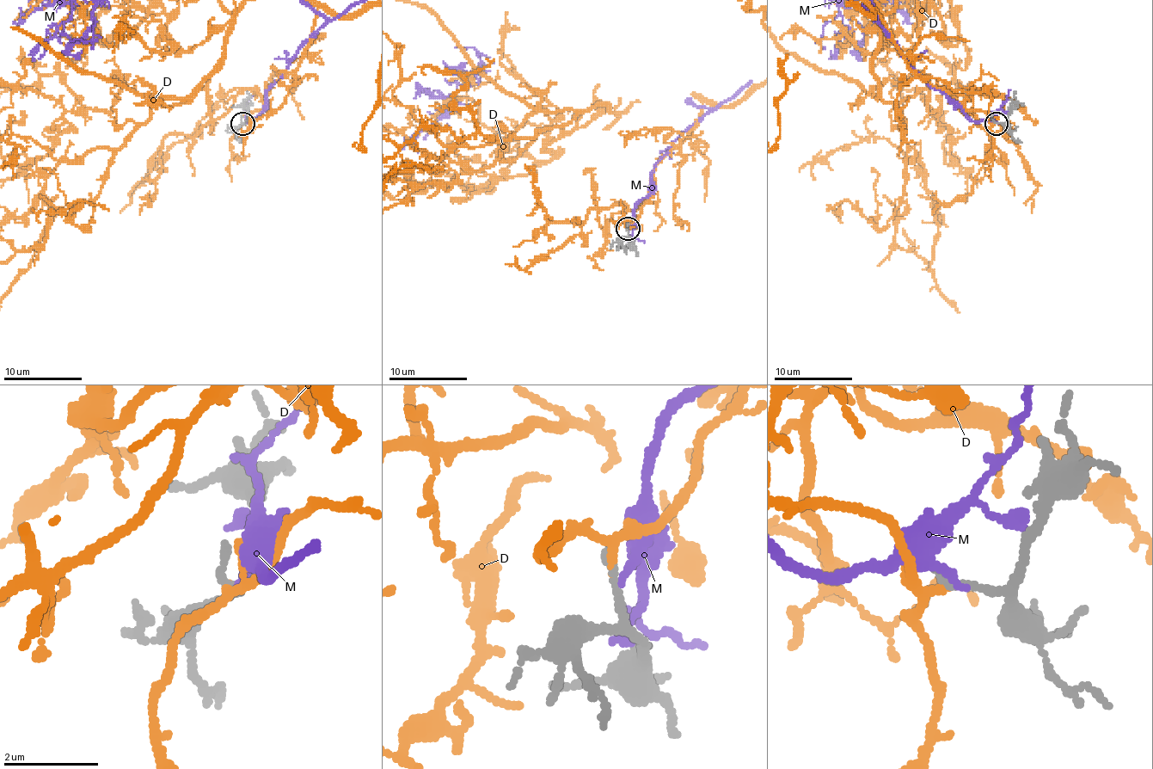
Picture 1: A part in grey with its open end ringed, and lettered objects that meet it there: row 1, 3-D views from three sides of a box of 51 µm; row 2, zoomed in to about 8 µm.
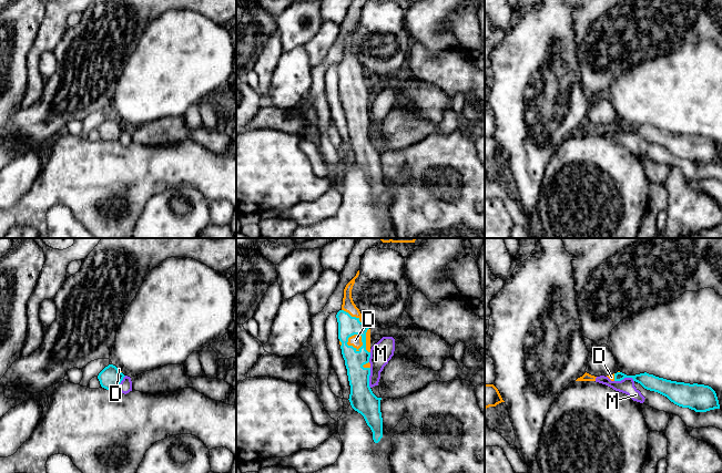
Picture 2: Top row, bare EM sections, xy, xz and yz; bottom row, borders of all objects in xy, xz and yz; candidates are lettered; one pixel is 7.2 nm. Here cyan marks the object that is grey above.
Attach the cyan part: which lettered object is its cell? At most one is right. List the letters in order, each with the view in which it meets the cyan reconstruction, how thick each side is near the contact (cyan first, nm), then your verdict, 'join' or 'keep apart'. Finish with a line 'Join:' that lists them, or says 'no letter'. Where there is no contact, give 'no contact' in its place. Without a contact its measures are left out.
D: contact in xz; calibres 150 and 90 nm; join
M: contact in yz; calibres 120 and 110 nm; keep apart
Join: D

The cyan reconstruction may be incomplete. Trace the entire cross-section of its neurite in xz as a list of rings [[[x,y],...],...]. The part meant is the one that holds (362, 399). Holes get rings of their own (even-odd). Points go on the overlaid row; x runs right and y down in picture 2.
[[[359,270],[344,289],[342,309],[336,315],[338,339],[350,385],[348,400],[352,408],[364,417],[374,442],[378,443],[383,438],[382,398],[377,398],[369,387],[370,329],[352,298],[358,275]]]

